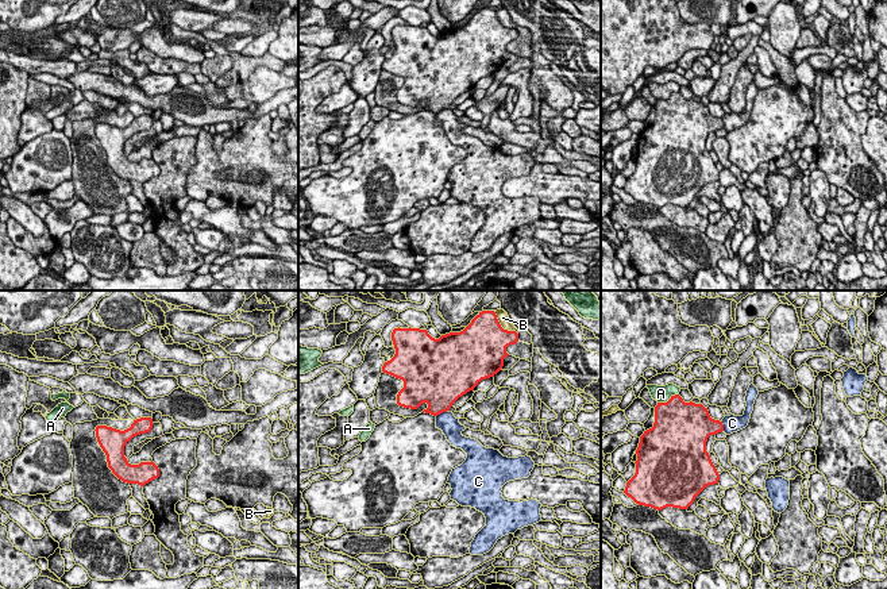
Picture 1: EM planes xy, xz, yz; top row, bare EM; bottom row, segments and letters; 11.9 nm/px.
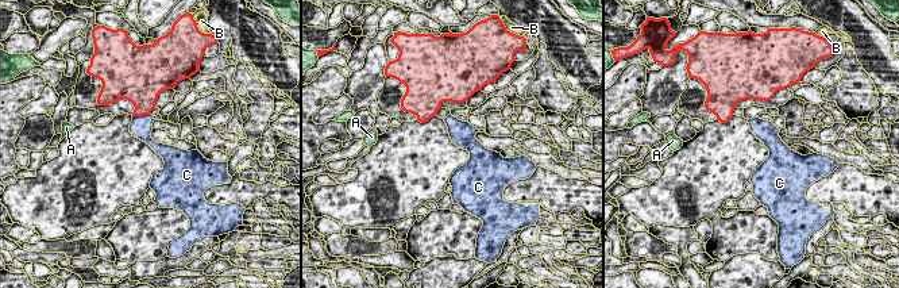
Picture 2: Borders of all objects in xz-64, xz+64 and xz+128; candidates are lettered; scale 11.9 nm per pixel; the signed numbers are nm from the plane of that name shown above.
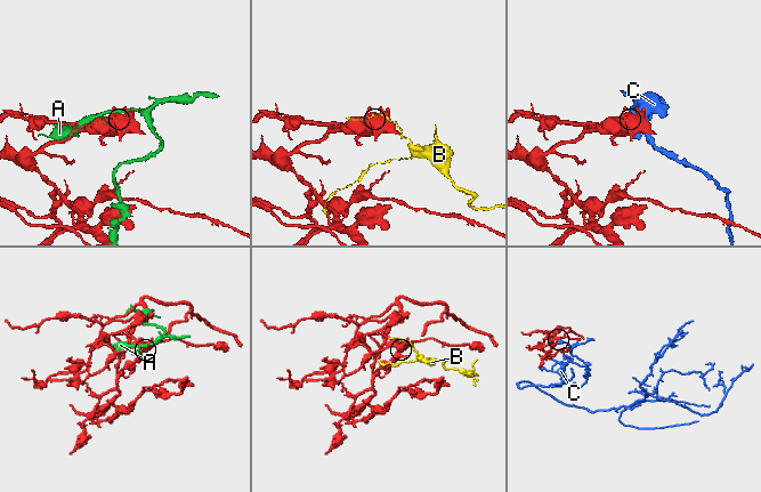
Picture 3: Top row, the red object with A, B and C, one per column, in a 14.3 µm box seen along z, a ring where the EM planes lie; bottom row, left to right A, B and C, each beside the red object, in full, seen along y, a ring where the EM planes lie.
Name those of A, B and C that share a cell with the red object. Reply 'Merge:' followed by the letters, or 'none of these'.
Merge: none of these

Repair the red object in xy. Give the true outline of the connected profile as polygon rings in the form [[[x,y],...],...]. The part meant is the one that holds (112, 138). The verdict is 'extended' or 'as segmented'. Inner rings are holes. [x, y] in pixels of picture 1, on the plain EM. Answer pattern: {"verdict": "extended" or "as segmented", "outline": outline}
{"verdict": "as segmented", "outline": [[[140,115],[134,118],[131,124],[124,128],[107,123],[96,124],[96,135],[107,153],[108,165],[123,180],[144,184],[159,174],[159,166],[153,158],[131,162],[124,154],[124,143],[134,134],[150,130],[153,122],[151,115]]]}

